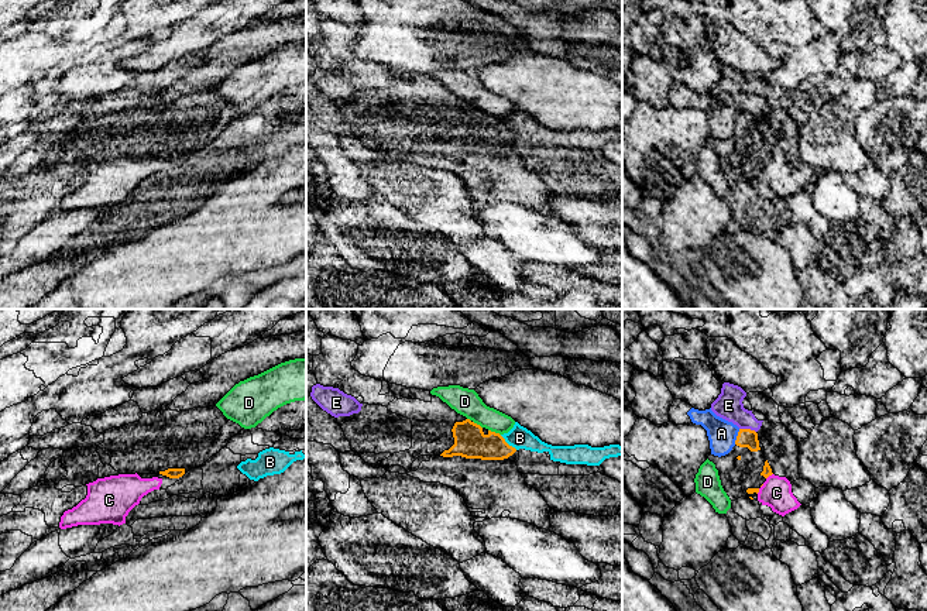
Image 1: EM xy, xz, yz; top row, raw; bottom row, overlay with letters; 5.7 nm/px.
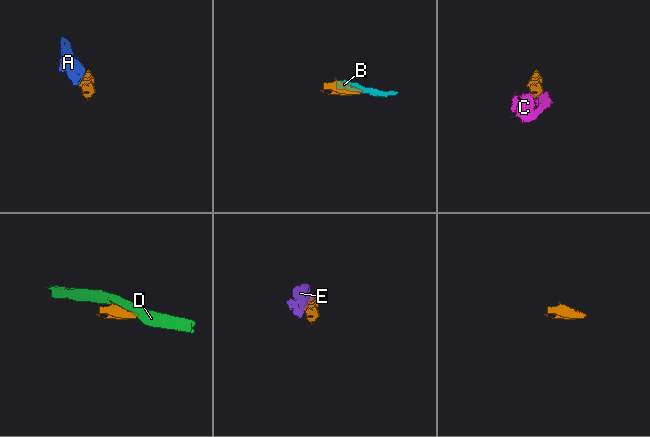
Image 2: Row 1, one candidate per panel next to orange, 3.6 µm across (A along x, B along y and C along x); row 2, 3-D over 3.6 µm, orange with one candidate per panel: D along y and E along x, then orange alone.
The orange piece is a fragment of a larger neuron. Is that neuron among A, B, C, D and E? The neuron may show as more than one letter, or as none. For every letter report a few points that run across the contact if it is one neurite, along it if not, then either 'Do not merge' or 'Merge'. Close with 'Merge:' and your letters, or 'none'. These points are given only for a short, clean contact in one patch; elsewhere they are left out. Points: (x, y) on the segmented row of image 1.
A: Line: yz (740, 429), (734, 443). Do not merge
B: Line: xz (500, 435), (517, 449). Do not merge
C: Merge
D: Do not merge
E: Line: yz (740, 428), (748, 428), (755, 432). Do not merge
Merge: C

